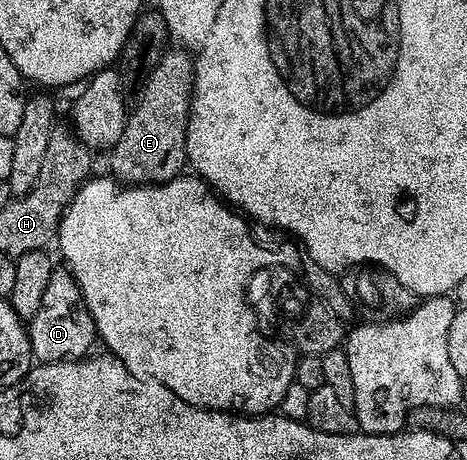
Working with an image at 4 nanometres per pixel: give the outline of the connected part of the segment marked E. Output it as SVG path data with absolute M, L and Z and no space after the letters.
M166 50L161 61L145 77L145 93L138 98L134 108L132 105L125 117L123 134L108 153L108 171L120 183L126 186L166 184L168 180L176 180L182 175L187 164L185 127L189 121L189 102L193 94L193 61L194 57L188 51Z

